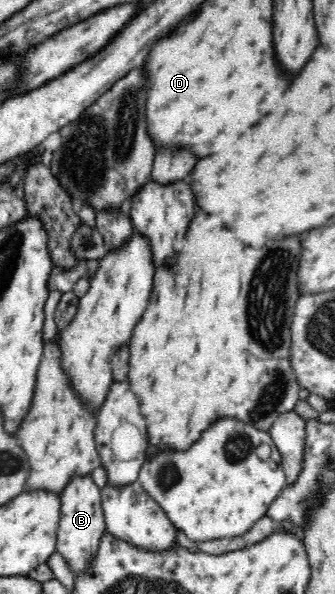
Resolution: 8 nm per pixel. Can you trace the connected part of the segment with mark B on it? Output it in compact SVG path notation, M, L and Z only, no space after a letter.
M91 475L74 476L60 494L62 506L55 550L65 558L73 574L86 574L86 570L92 564L92 558L100 548L100 538L107 530L100 490L101 488L91 479Z

